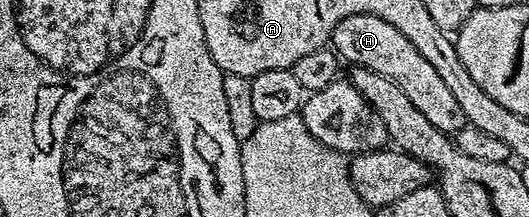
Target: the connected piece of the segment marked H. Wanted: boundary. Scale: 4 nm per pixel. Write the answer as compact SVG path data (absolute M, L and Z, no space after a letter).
M345 16L345 20L333 28L330 45L344 63L364 66L393 80L393 84L397 84L397 88L403 89L405 96L409 96L409 101L425 112L433 128L441 128L441 132L454 136L462 126L467 125L465 112L461 112L457 99L450 94L441 76L437 76L433 67L421 57L421 52L417 52L417 48L413 48L413 44L409 44L409 40L405 40L405 36L401 36L393 24L385 24L381 16Z

